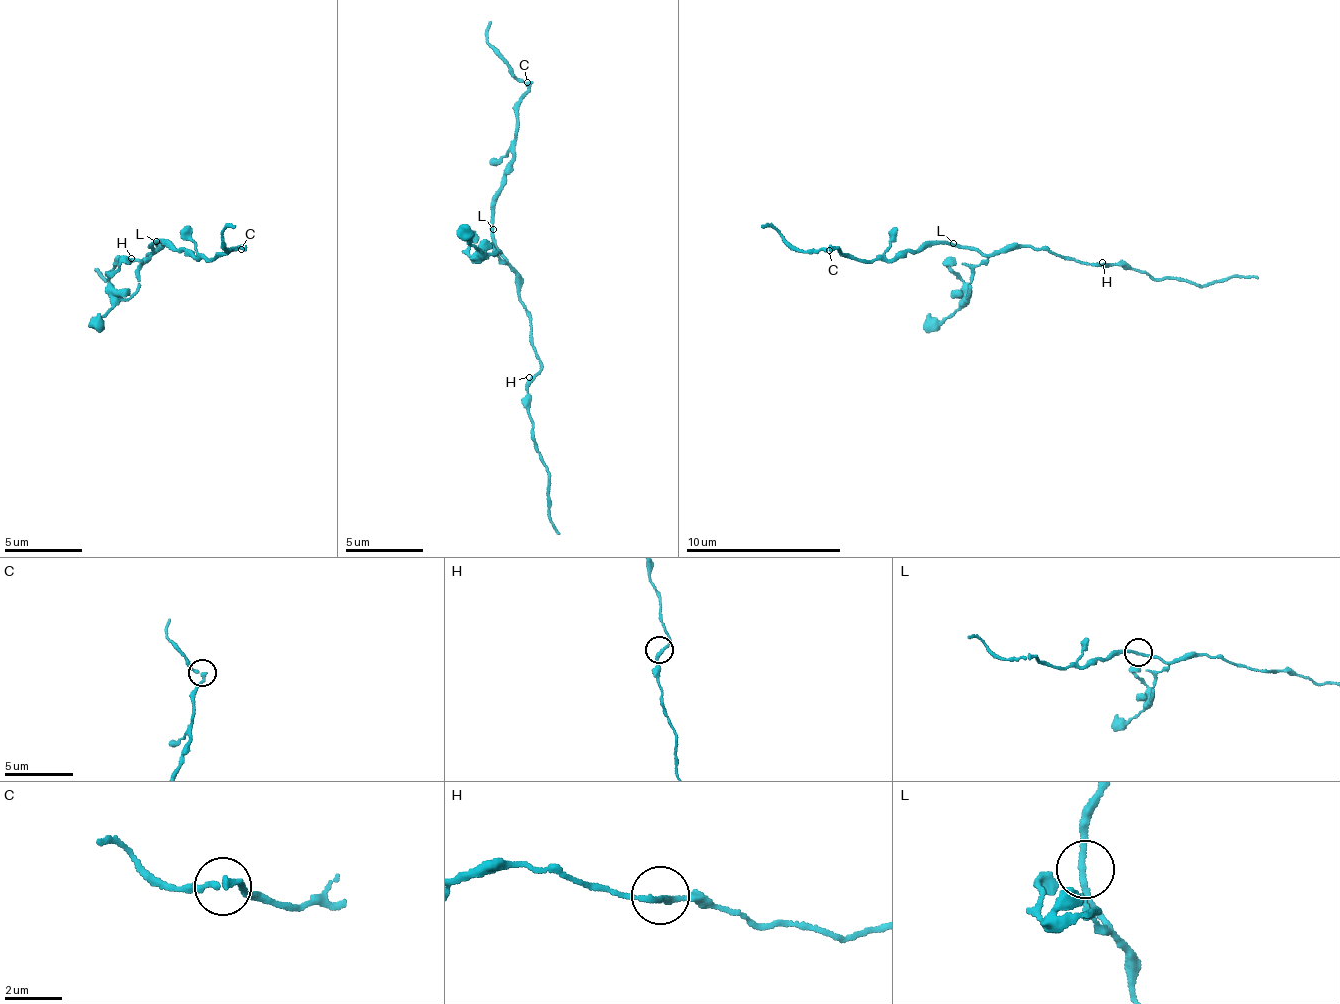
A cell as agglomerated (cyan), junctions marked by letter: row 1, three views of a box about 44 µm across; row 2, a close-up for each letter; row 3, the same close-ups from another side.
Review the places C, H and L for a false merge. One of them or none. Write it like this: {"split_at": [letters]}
{"split_at": []}

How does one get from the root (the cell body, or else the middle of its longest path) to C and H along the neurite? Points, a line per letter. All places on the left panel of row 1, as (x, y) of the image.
C: (160, 248), (155, 252), (150, 245), (168, 242), (197, 258), (216, 259), (242, 248)
H: (160, 248), (161, 244), (154, 244), (158, 247), (145, 254), (148, 258), (131, 258)

